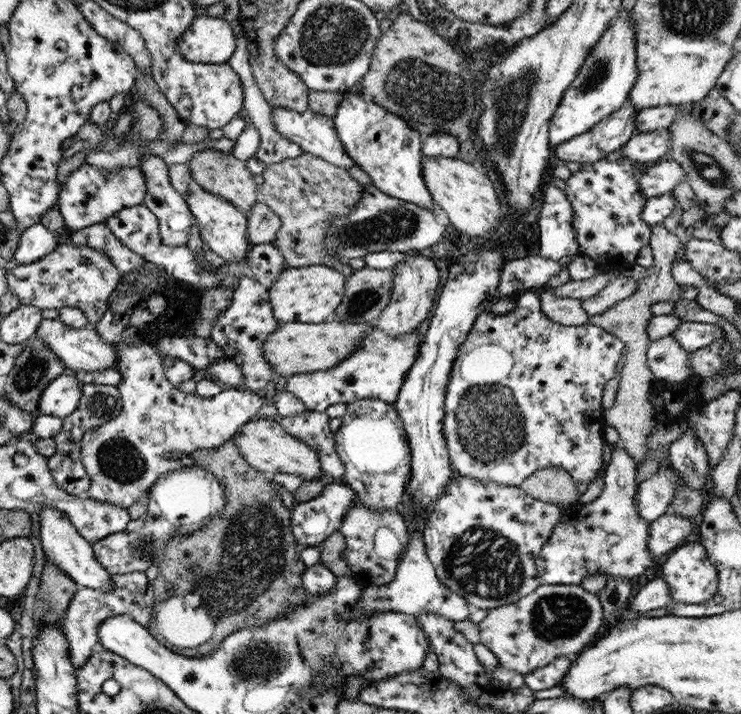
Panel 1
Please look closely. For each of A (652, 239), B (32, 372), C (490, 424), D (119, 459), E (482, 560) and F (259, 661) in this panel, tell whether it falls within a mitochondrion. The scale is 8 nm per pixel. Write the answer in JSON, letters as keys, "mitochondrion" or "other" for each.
{"A":"other","B":"mitochondrion","C":"mitochondrion","D":"mitochondrion","E":"mitochondrion","F":"mitochondrion"}

